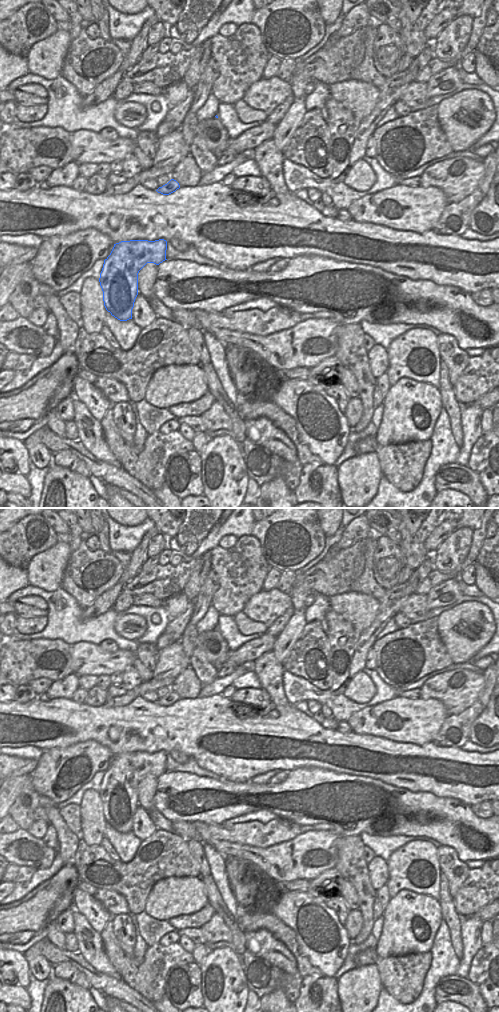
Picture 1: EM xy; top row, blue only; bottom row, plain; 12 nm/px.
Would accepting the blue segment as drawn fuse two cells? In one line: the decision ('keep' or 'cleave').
keep

